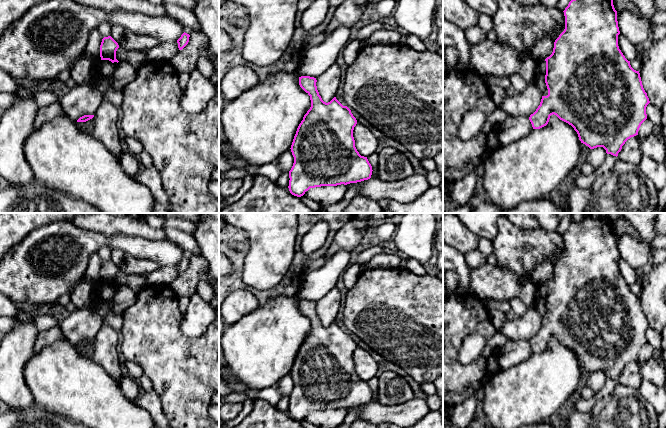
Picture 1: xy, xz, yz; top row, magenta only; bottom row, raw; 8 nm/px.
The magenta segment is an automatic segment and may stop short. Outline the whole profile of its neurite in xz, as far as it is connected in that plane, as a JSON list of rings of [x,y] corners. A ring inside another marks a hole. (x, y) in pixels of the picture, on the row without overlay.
[[[299,301],[300,311],[310,320],[311,331],[299,348],[290,372],[294,387],[289,395],[288,412],[297,421],[303,420],[310,412],[368,404],[373,395],[367,381],[361,380],[355,371],[353,354],[357,344],[351,334],[343,330],[336,321],[328,327],[324,326],[316,306],[314,301]]]

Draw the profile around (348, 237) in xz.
[[[355,213],[353,219],[337,231],[327,254],[332,256],[340,250],[353,251],[364,237],[363,231],[357,225],[359,223],[372,223],[372,214]]]

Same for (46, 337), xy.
[[[58,327],[51,328],[45,331],[39,331],[34,344],[34,352],[40,352],[46,345],[58,340],[63,340],[64,334]]]

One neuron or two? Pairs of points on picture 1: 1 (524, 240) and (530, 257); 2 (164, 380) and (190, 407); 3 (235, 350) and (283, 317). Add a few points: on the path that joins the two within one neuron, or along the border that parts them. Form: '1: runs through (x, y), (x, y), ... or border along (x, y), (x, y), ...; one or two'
1: runs through (524, 244), (526, 246), (526, 253); one
2: runs through (171, 387), (184, 400); one
3: runs through (247, 350), (252, 350), (273, 329); one

